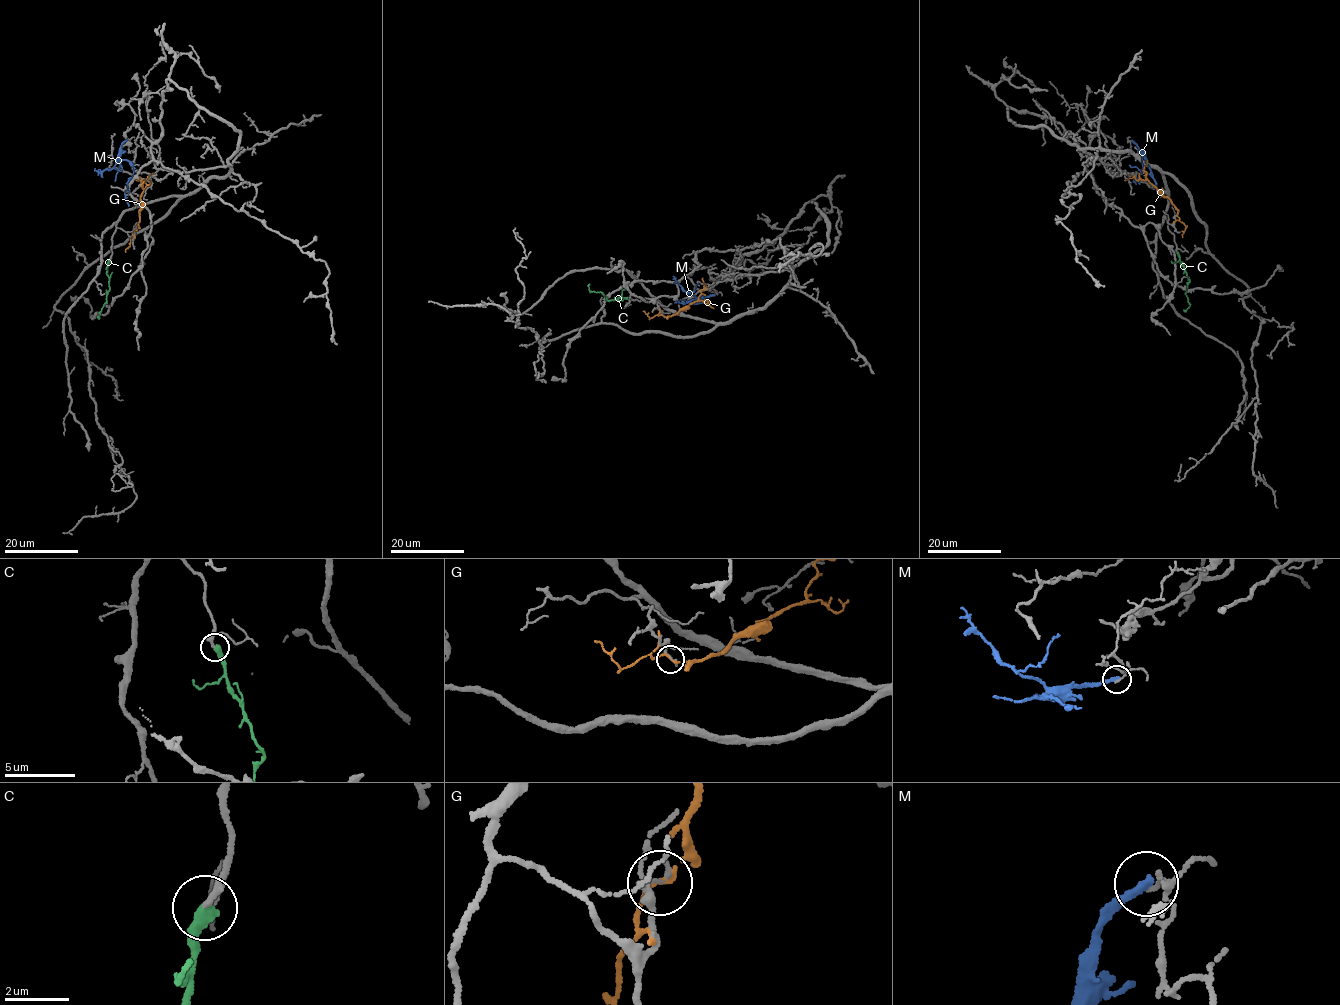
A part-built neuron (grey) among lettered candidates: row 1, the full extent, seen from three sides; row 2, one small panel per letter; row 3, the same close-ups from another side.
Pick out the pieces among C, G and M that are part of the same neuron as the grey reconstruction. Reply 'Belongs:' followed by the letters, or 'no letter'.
Belongs: C

